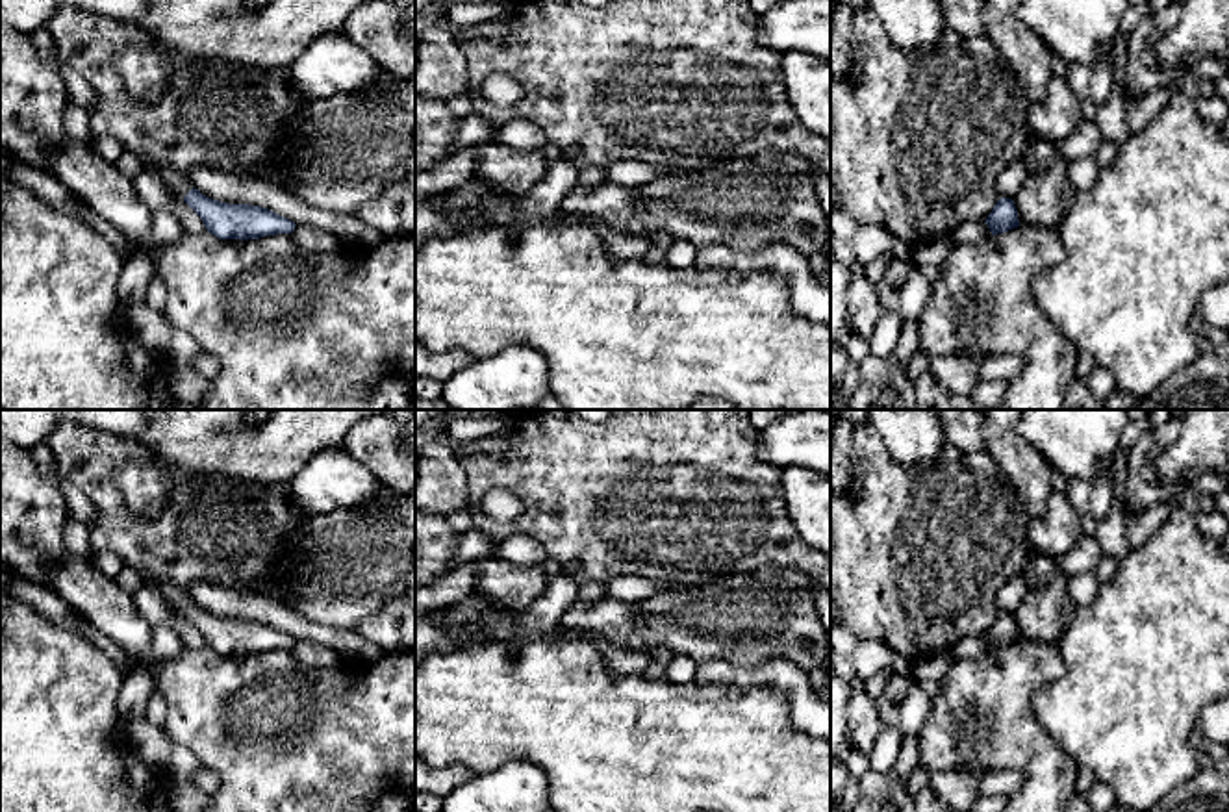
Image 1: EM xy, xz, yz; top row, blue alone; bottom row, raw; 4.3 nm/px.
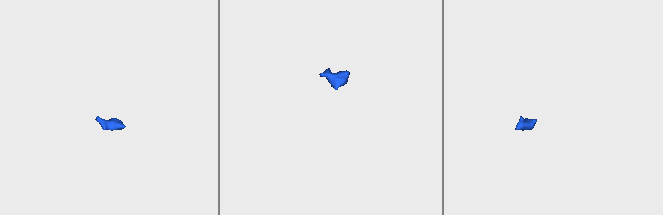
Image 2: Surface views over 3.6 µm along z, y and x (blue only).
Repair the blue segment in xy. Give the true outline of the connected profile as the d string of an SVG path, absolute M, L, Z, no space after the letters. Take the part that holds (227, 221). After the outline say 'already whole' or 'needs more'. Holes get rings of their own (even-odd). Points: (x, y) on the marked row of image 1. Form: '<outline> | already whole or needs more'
M165 169L163 182L204 222L206 230L219 239L260 239L265 235L291 234L295 222L261 206L226 204L208 198L193 187L191 180L172 169Z | needs more

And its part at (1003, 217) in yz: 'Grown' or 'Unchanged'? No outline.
Unchanged

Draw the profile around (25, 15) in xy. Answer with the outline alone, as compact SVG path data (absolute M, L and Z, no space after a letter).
M0 0L0 20L30 33L46 24L61 6L76 6L128 24L139 24L148 13L148 0Z

